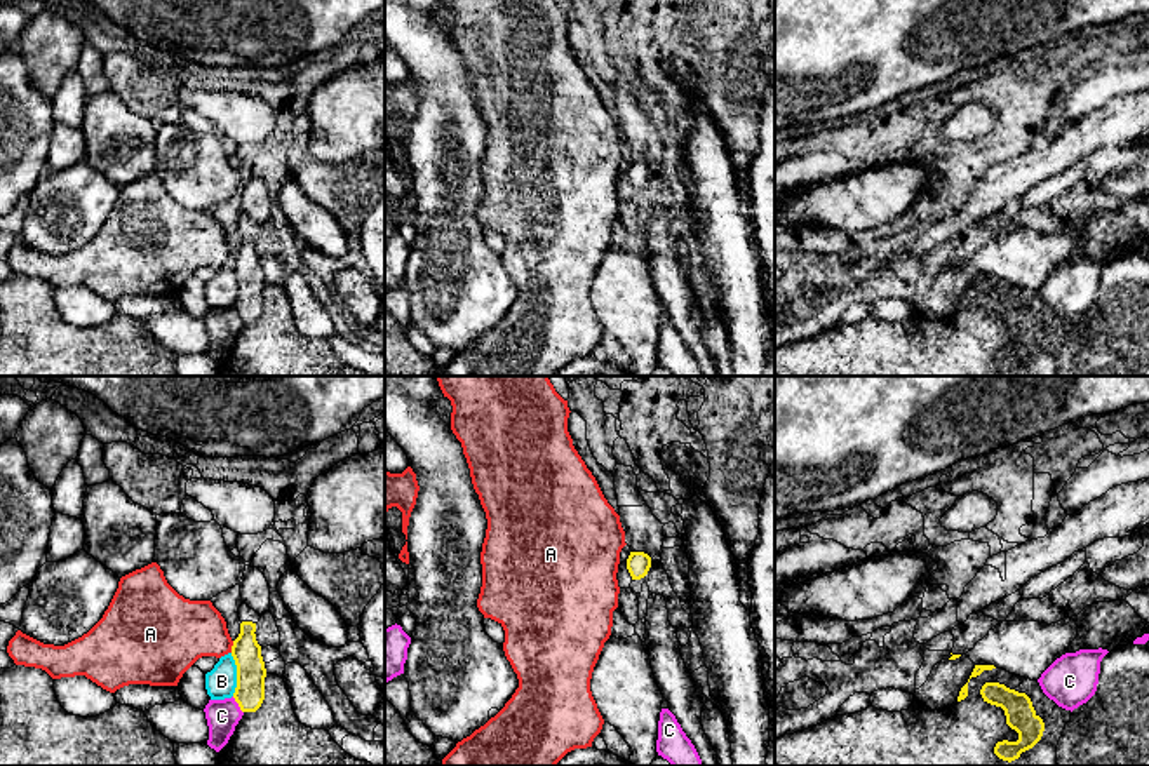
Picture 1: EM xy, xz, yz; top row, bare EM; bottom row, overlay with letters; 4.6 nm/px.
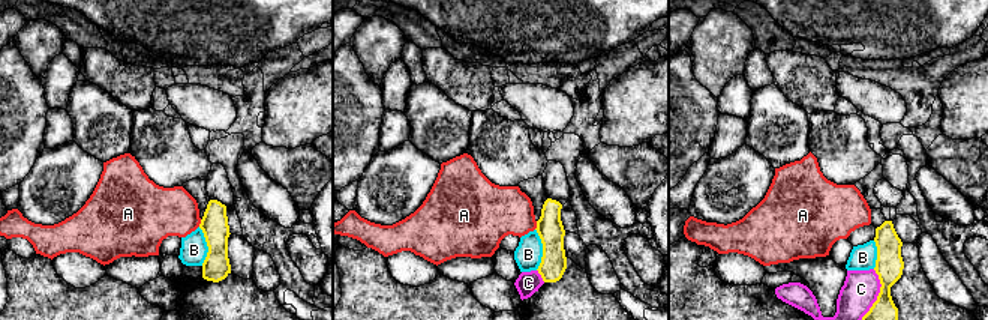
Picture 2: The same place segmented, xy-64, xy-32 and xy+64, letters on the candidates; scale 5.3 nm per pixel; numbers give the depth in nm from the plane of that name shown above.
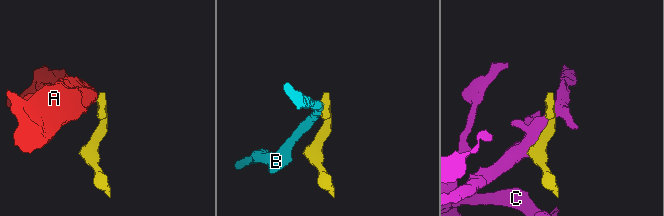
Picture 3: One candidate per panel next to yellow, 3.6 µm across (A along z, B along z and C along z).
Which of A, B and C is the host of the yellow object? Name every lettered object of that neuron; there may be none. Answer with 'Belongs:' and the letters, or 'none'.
Belongs: none

